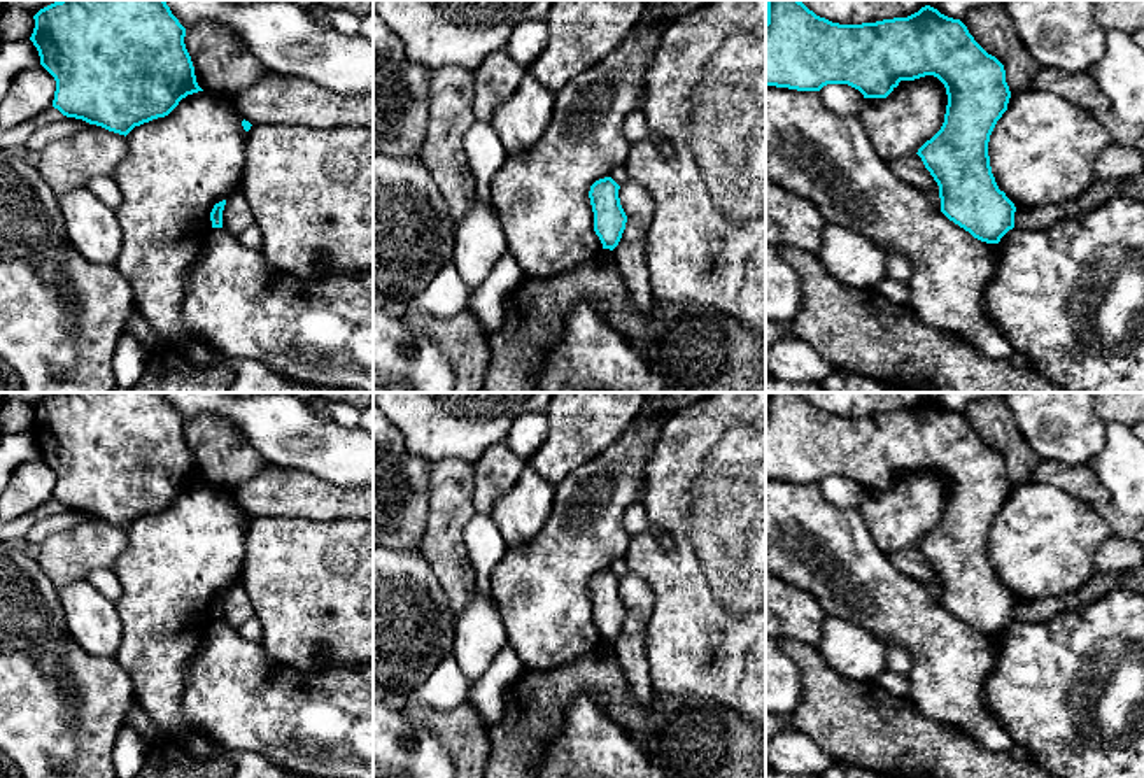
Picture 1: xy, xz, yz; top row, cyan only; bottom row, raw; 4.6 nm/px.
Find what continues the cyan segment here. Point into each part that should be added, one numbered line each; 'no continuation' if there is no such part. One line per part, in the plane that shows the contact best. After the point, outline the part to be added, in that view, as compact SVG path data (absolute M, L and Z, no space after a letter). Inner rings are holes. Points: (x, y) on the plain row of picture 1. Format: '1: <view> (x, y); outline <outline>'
no continuation

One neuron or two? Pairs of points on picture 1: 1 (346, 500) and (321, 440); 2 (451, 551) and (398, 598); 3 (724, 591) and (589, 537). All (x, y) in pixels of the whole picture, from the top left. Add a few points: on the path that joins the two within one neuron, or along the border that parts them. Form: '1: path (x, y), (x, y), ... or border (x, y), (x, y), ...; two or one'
1: border (302, 470), (330, 482), (354, 488); two
2: border (416, 549), (426, 559), (449, 605); two
3: border (631, 535), (622, 558); two

